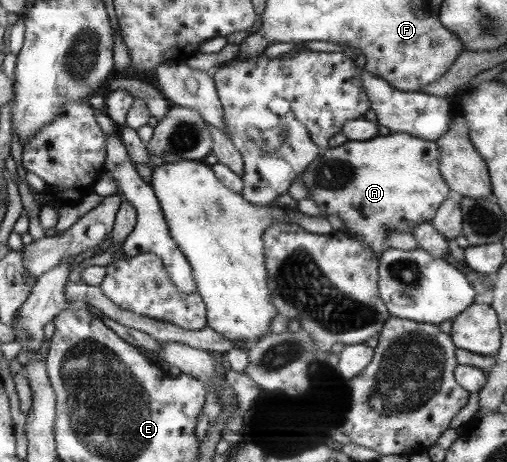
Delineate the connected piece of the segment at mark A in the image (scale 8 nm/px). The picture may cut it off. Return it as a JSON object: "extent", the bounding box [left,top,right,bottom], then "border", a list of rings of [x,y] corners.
{"extent":[298,132,451,254],"border":[[[404,132],[379,134],[367,141],[346,141],[332,147],[310,162],[298,178],[326,217],[335,214],[341,218],[347,230],[377,254],[388,247],[387,238],[393,232],[412,233],[419,224],[430,223],[451,190],[439,169],[438,143]]]}

